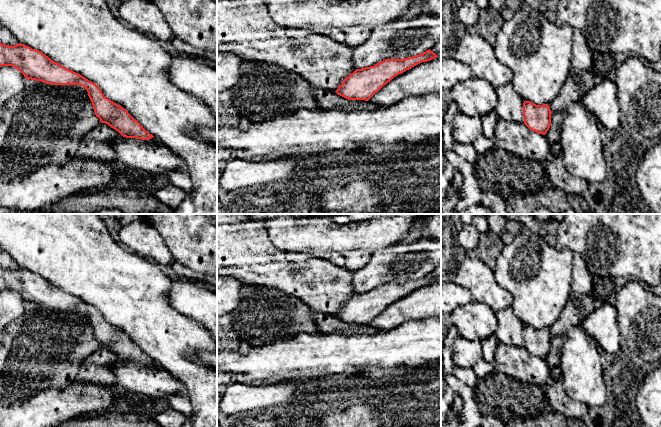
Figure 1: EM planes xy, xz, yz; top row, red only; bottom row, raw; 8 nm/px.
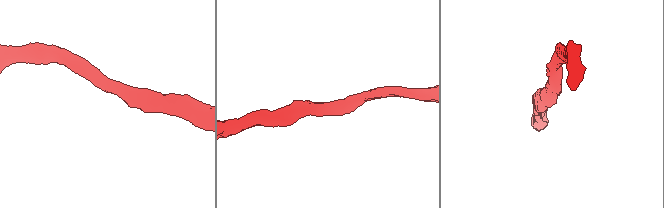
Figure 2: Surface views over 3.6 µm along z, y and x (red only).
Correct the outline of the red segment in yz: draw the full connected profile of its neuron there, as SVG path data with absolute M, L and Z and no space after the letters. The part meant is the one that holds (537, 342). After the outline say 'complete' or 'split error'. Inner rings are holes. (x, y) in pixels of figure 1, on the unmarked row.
M530 325L523 327L524 348L532 355L545 359L551 350L549 329L536 329Z | complete

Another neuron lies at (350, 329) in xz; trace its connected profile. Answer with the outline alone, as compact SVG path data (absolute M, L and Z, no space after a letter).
M315 313L314 322L320 333L369 334L374 328L365 324L348 324L334 315Z

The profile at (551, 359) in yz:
M552 337L551 338L551 350L545 358L547 364L551 369L551 375L549 378L550 383L561 379L561 368L560 368L560 354L562 353L562 346L564 337Z

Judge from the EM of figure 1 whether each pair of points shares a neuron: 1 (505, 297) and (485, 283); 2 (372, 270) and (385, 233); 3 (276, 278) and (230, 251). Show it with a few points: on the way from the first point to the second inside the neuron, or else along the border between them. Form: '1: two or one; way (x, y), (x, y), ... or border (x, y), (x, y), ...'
1: one; way (500, 297), (490, 288)
2: two; border (398, 243), (376, 250), (371, 254)
3: one; way (265, 267), (244, 251), (241, 251)

